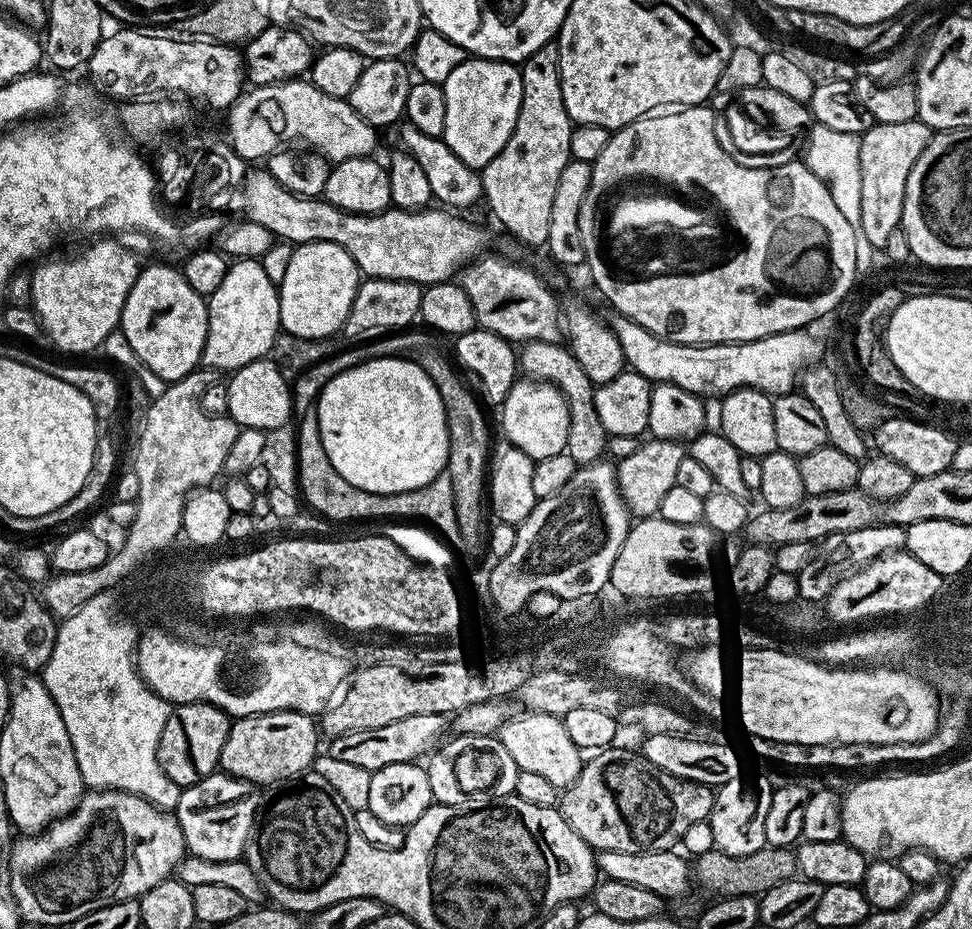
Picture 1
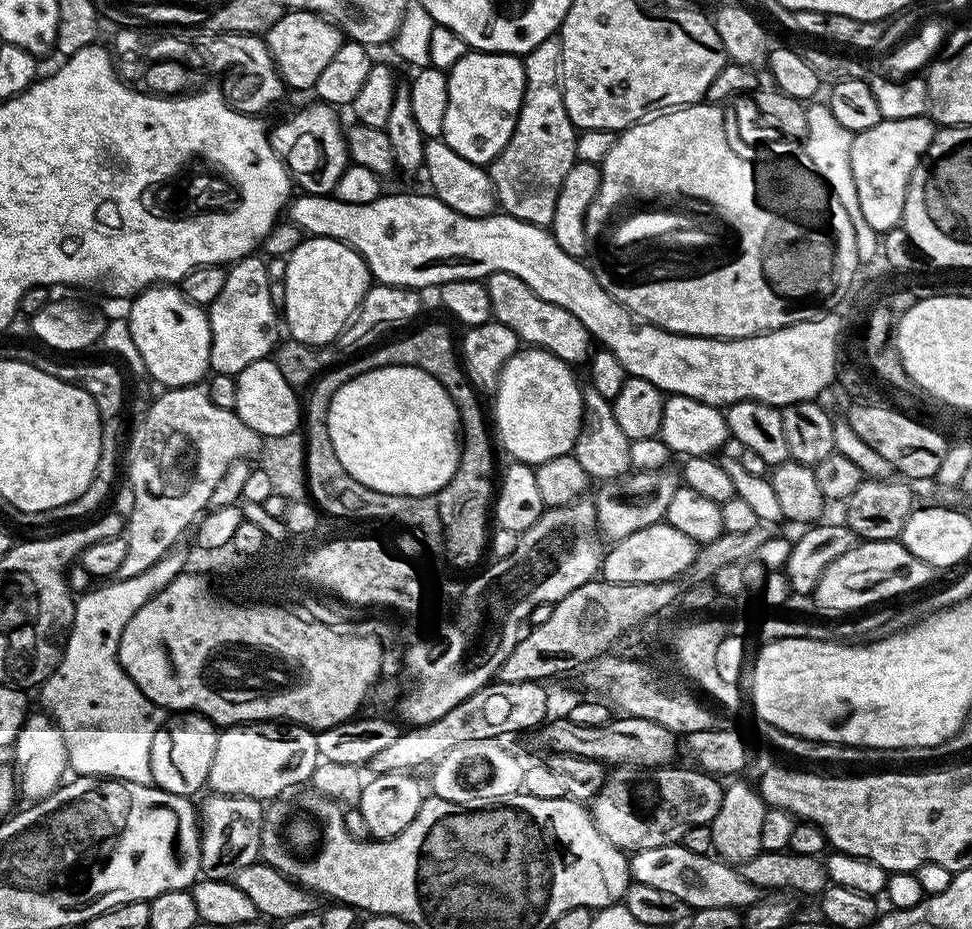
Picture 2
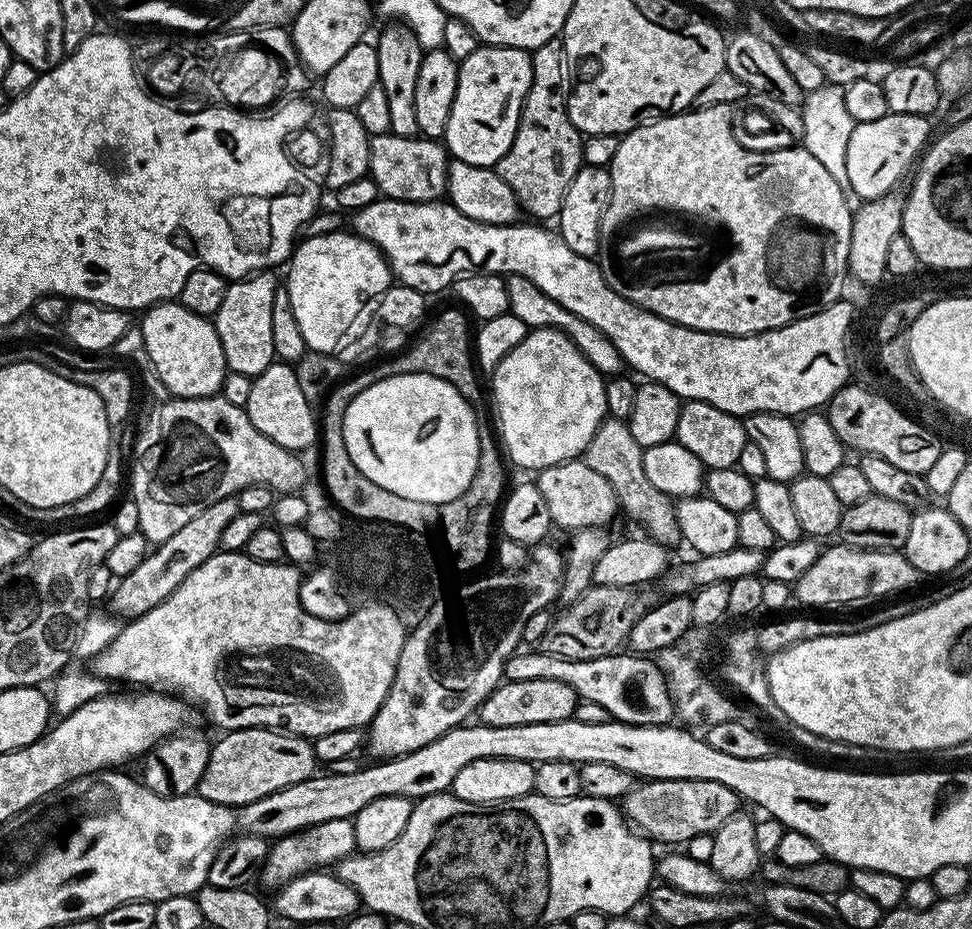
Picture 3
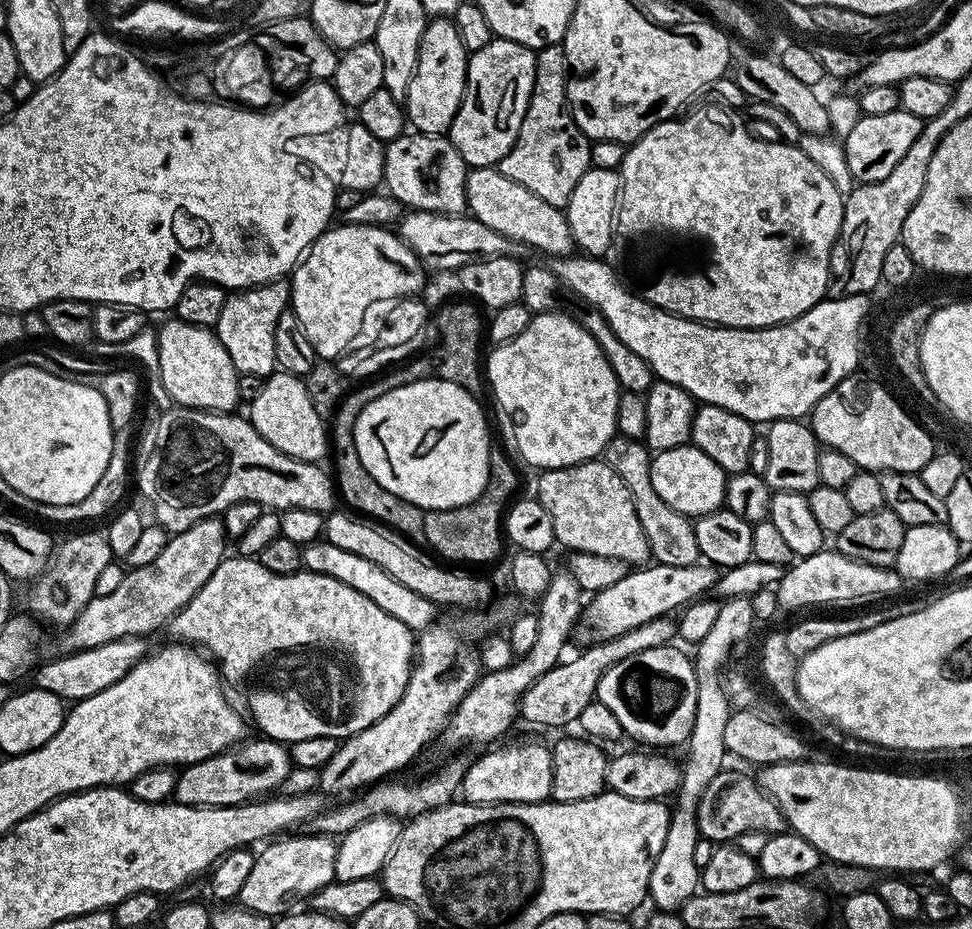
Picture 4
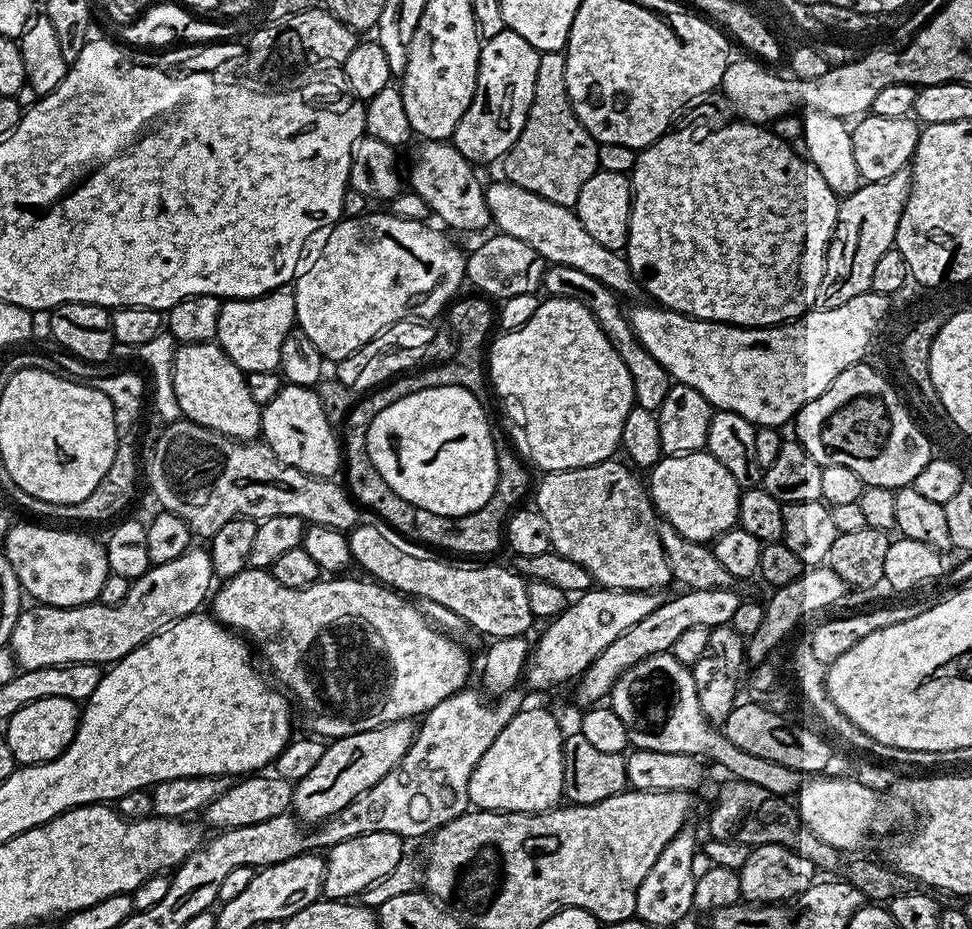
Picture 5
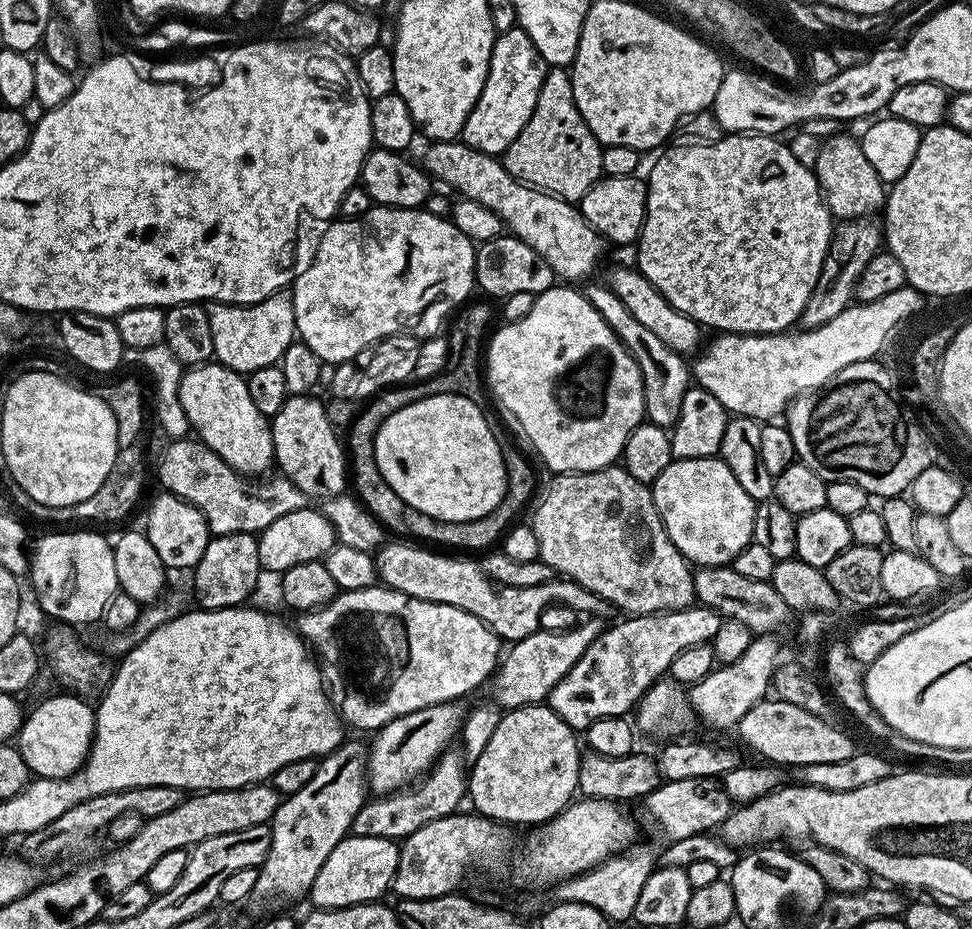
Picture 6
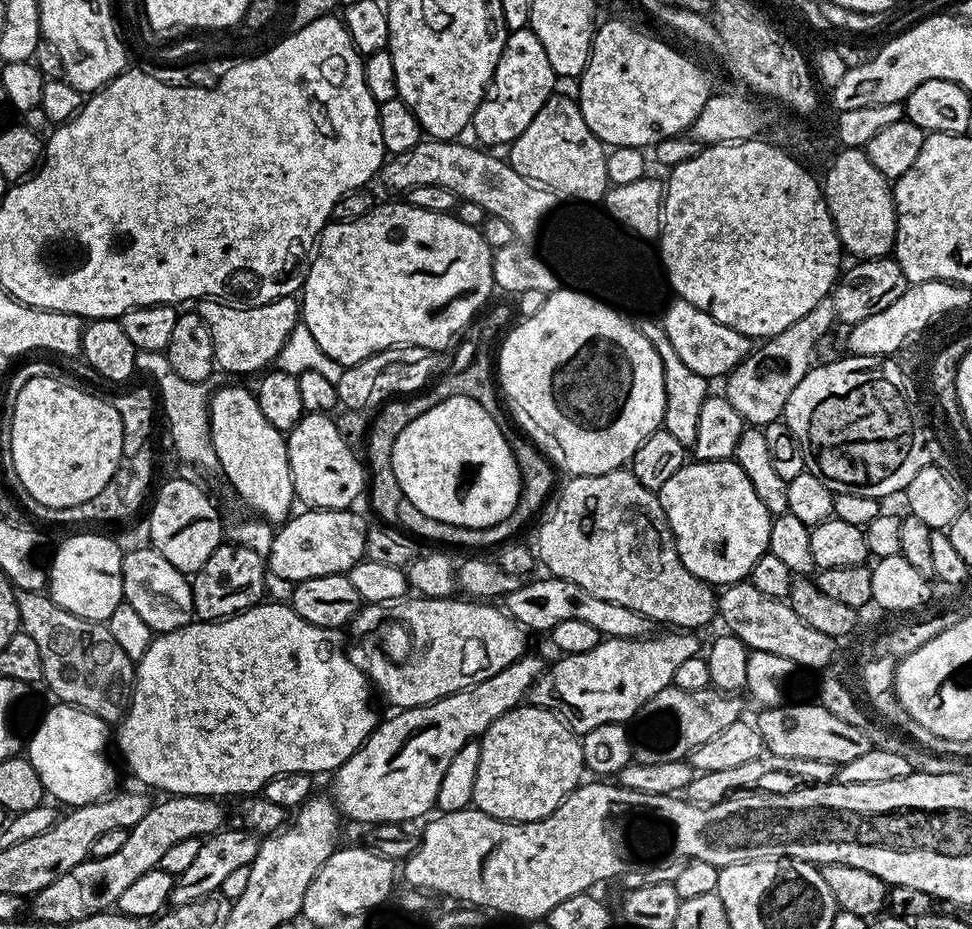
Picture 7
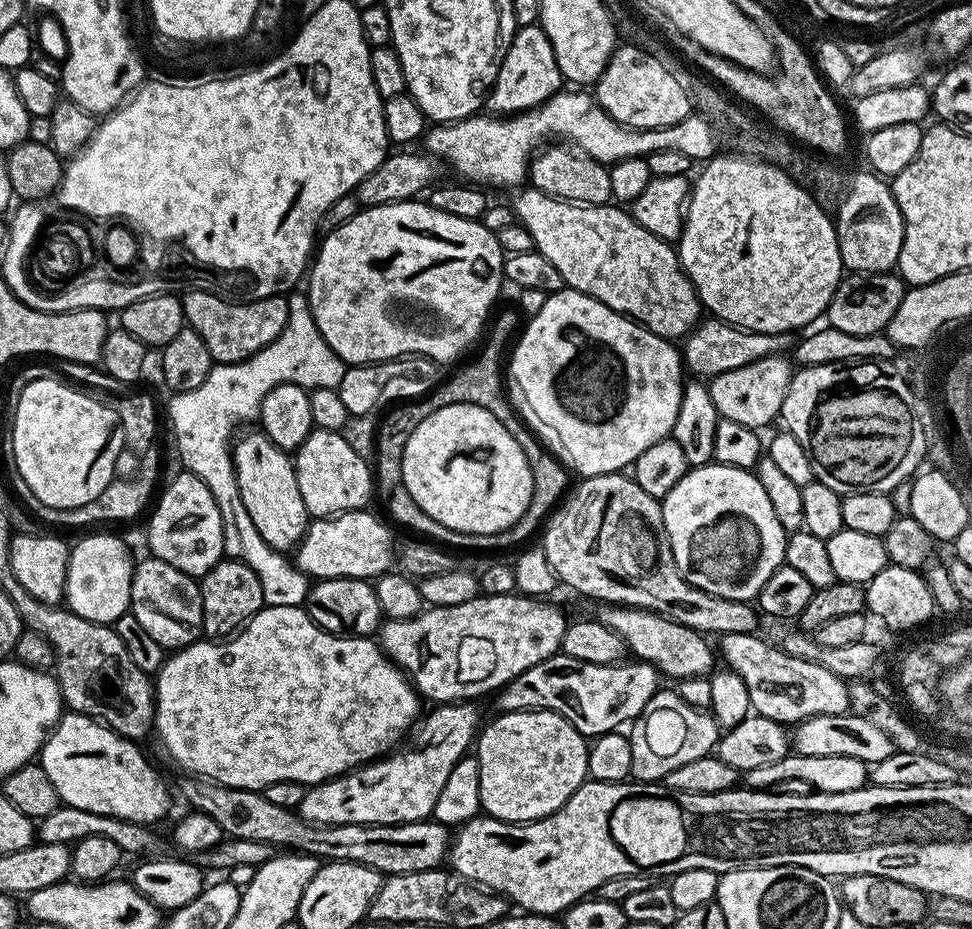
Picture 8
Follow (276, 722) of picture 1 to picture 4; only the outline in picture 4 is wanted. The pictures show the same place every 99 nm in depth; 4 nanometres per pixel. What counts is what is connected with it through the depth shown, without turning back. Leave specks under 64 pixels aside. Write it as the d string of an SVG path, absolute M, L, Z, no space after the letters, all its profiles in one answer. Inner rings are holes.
M245 739L235 748L228 748L202 762L183 765L176 777L175 803L195 808L225 808L275 793L294 766L292 757L279 740L259 739Z

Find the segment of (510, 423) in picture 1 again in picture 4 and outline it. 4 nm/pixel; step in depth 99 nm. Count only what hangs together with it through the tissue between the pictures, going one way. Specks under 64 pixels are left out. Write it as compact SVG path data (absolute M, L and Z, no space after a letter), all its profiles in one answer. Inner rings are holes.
M549 310L533 315L531 322L514 338L509 344L497 344L491 349L493 352L486 356L486 384L496 395L496 400L505 408L512 412L512 440L516 443L516 452L535 470L547 470L550 468L569 468L575 464L581 464L587 460L597 459L603 453L609 442L617 435L616 415L618 414L618 402L620 401L621 386L606 354L602 352L602 346L588 333L583 323L579 319L575 320L572 316L567 316L564 310Z

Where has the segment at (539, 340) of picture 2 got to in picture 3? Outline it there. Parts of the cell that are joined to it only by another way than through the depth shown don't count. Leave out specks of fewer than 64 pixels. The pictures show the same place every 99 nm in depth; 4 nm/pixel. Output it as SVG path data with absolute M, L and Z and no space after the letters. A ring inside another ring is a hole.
M508 276L507 282L508 311L513 312L518 318L522 318L522 322L526 322L526 326L530 330L556 328L560 332L566 333L574 342L574 346L578 346L580 353L588 359L590 366L594 366L594 370L598 370L600 375L605 378L619 376L625 371L626 365L622 354L618 354L618 346L614 346L614 342L610 342L610 338L606 338L606 334L602 334L602 330L598 330L598 326L590 326L590 322L586 322L586 318L578 318L578 314L566 310L566 306L554 302L554 298L542 294L542 290L538 290L538 286L534 286L534 282L530 282L526 278Z

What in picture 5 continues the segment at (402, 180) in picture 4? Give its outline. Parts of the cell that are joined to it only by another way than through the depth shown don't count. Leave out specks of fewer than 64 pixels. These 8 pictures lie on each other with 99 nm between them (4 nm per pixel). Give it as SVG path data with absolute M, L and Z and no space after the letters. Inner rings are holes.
M428 140L417 150L412 173L409 176L407 173L406 180L407 183L408 180L412 183L409 185L411 191L416 193L416 199L428 207L433 217L437 216L441 220L439 223L445 229L453 228L456 232L480 232L492 224L492 215L486 206L485 185L480 184L475 170L477 171L473 161L467 160L455 144Z

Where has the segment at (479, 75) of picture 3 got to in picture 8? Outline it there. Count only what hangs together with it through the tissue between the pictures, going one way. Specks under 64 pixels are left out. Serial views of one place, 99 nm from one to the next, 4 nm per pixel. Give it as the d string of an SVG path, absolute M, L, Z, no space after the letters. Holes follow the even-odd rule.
M539 26L517 28L512 44L506 50L504 61L496 70L496 80L486 97L486 108L492 114L515 114L527 112L544 104L561 91L562 77L554 58L554 46Z

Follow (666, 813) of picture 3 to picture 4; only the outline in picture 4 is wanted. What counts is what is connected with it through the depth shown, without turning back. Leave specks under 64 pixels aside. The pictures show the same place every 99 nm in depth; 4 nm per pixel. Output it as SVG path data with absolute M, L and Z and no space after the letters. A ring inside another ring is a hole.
M723 770L702 794L697 808L697 826L701 837L720 846L725 842L735 842L739 836L746 834L746 830L758 830L769 834L783 832L786 821L780 807L753 777L751 780L744 772Z

